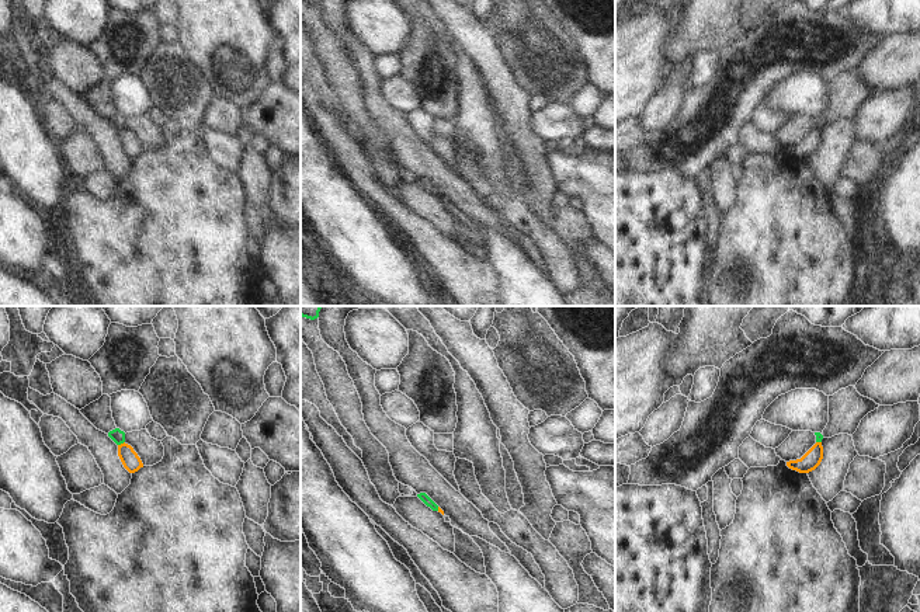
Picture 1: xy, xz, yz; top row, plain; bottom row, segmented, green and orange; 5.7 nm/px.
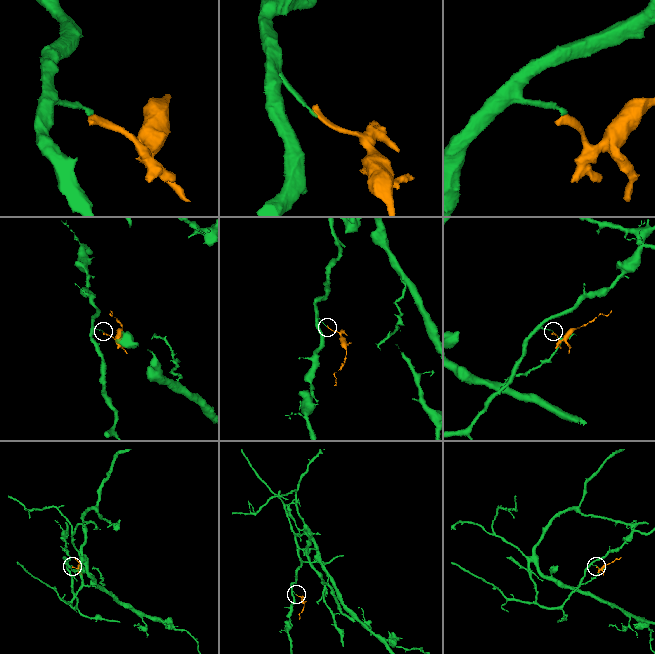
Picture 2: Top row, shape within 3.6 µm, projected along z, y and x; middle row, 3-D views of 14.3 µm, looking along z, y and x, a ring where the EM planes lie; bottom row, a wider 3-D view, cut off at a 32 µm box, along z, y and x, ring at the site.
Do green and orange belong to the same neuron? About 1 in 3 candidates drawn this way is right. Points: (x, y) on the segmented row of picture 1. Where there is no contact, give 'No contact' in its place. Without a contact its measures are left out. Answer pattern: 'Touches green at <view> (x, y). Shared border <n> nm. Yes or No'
Touches green at xy (121, 442). Shared border 50 nm. No.

